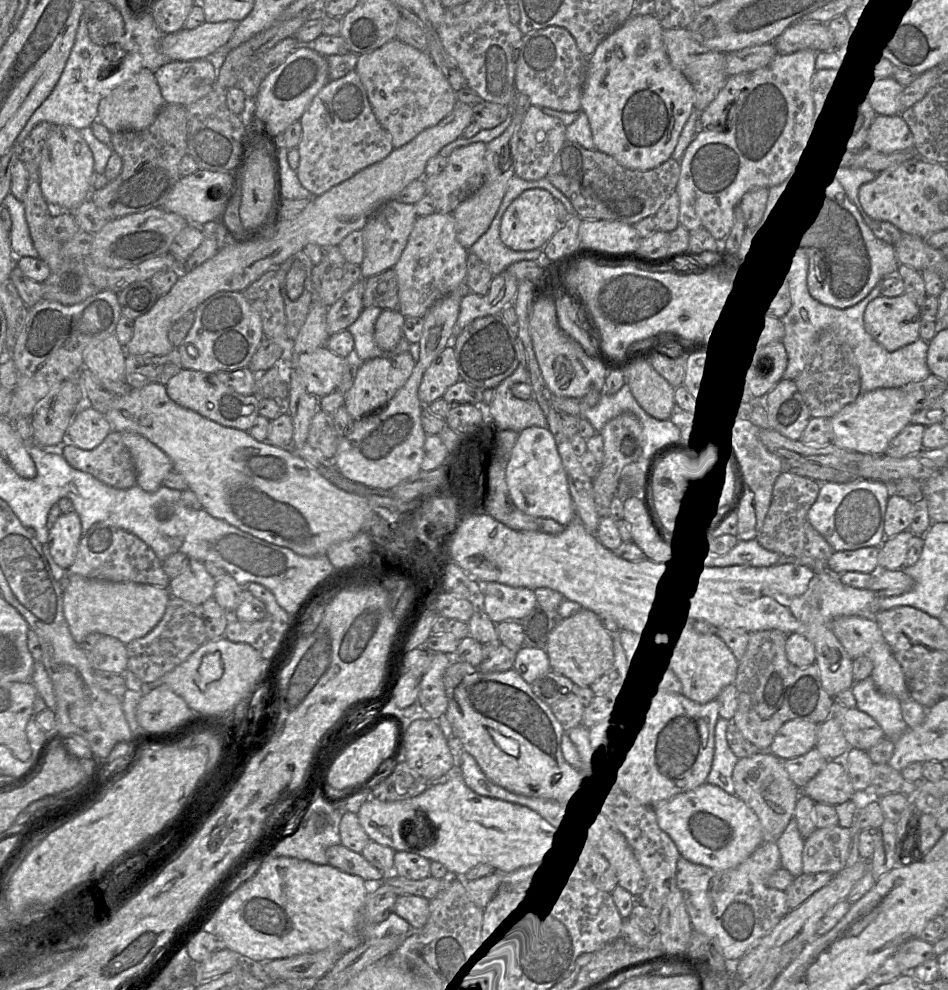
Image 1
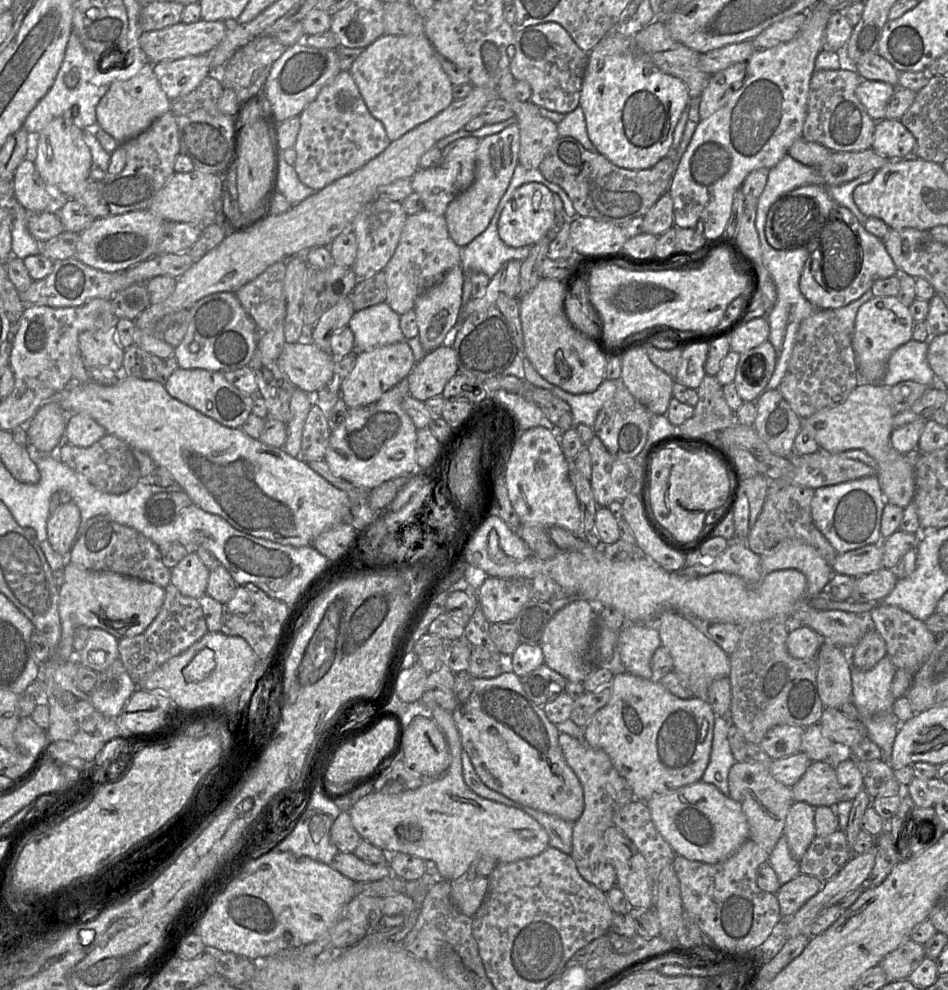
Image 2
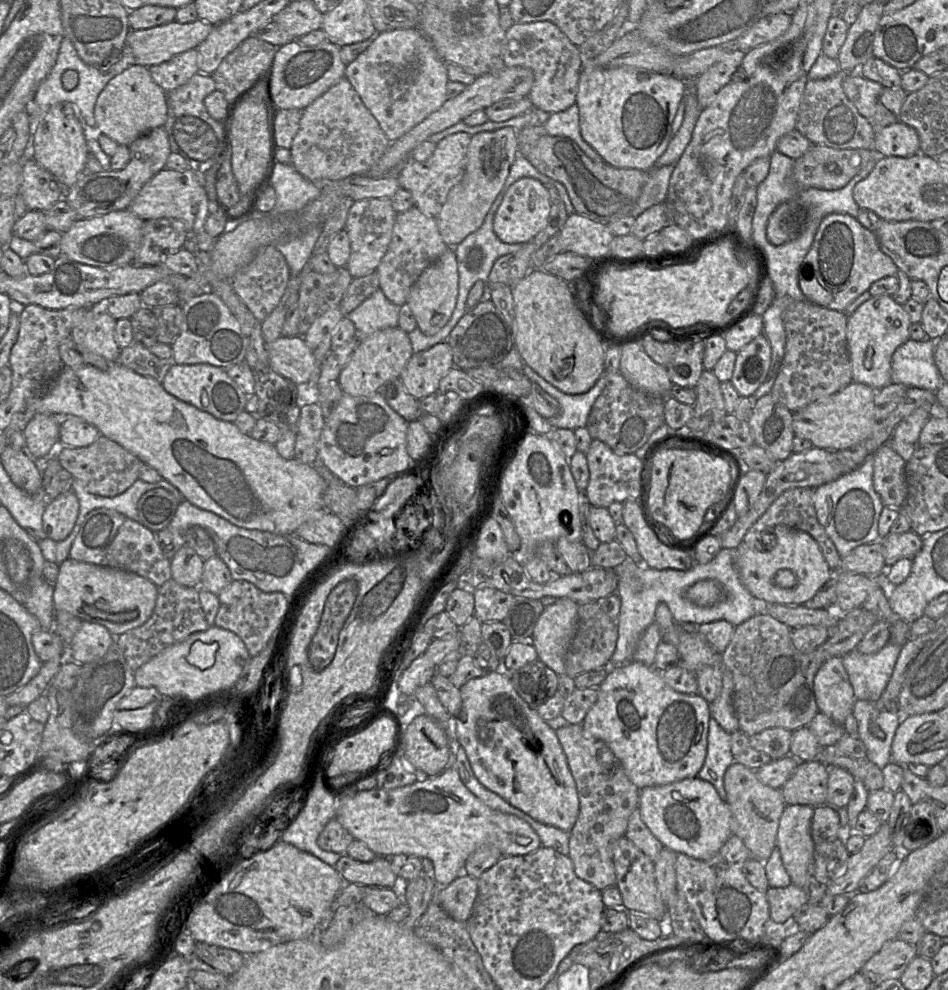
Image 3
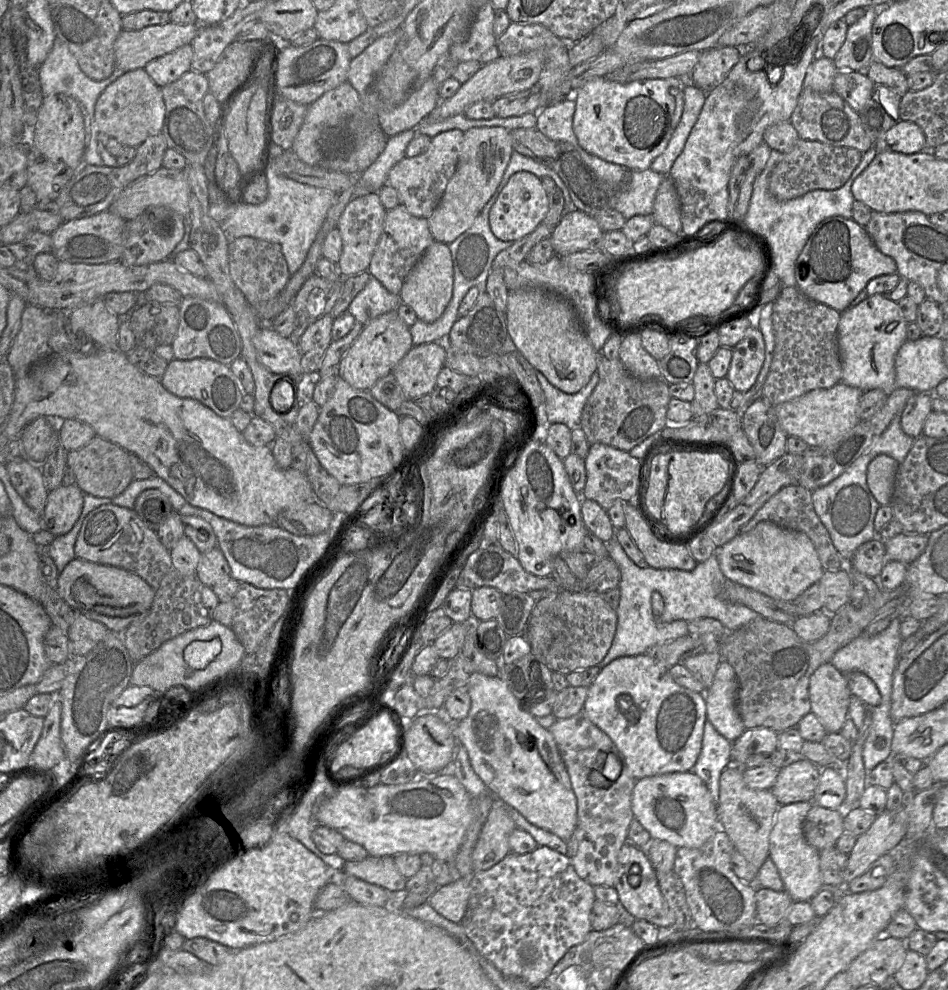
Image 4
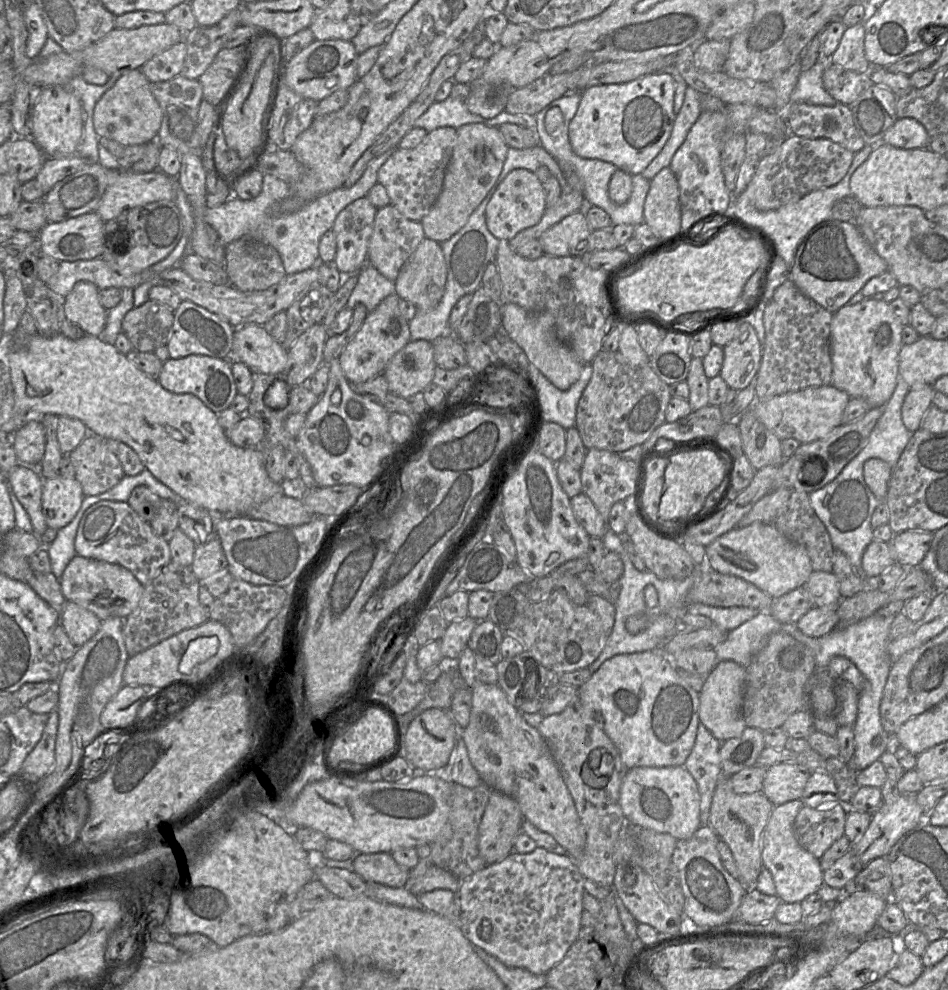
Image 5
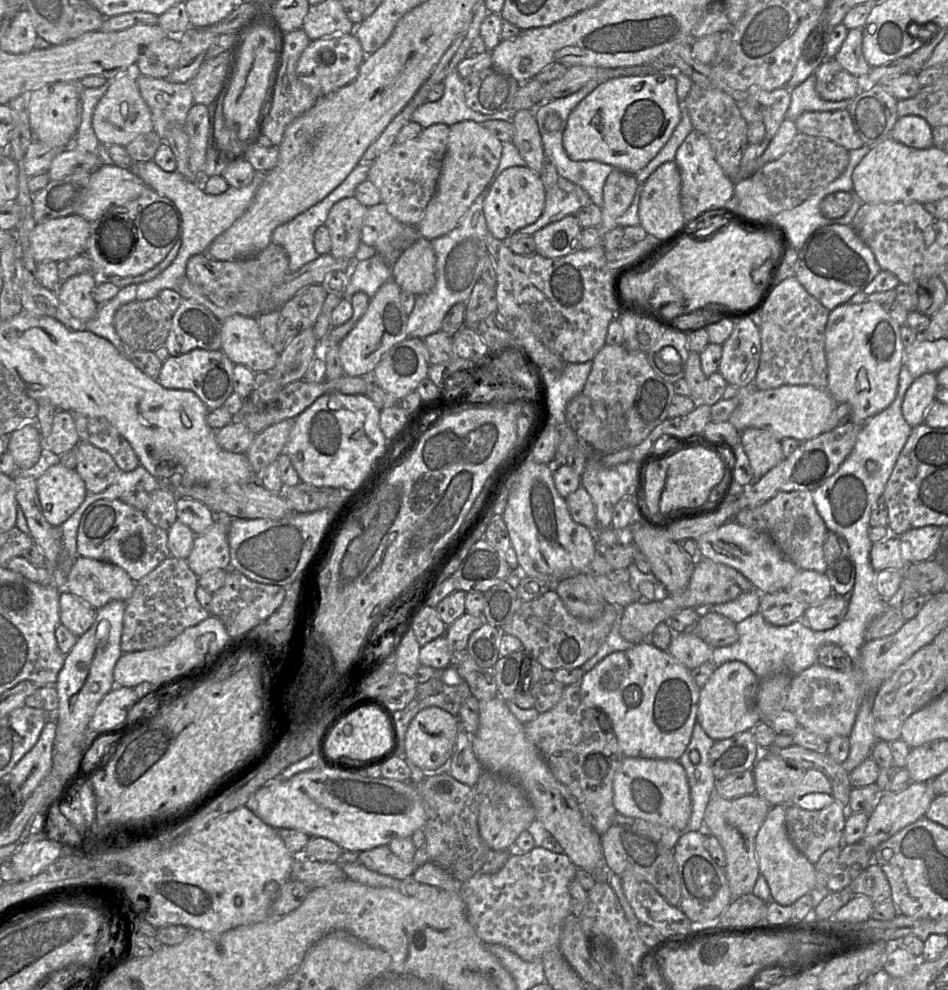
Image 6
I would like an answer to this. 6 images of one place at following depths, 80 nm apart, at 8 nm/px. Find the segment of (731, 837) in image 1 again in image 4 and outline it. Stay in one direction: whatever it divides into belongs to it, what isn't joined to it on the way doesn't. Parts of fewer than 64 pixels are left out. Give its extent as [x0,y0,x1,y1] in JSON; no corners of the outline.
[632,771,720,848]

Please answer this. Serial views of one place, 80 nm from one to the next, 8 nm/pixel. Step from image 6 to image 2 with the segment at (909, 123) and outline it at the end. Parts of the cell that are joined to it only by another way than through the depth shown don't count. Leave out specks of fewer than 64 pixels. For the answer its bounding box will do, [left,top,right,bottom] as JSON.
[871,120,916,160]

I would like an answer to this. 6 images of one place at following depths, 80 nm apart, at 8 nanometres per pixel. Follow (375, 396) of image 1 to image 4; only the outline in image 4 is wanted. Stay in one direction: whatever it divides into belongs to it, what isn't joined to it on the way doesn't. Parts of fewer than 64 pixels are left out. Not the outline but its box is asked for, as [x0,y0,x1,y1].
[338,310,413,390]

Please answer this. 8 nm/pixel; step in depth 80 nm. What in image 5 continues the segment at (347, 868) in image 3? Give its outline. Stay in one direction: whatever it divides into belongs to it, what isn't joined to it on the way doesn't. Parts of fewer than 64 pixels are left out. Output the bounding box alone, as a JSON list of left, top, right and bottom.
[352,853,409,888]

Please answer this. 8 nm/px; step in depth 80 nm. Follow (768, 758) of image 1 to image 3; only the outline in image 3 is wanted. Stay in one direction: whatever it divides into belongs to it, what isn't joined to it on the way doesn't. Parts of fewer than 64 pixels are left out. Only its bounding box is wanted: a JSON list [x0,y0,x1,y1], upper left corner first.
[724,762,786,862]

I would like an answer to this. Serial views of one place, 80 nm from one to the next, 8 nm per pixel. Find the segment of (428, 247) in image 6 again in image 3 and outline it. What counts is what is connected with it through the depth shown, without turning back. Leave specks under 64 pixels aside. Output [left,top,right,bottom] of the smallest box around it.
[407,247,458,335]

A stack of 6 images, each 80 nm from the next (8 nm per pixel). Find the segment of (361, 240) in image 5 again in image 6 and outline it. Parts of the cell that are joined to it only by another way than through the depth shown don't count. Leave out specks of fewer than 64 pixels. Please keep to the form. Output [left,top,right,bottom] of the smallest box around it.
[325,197,367,261]

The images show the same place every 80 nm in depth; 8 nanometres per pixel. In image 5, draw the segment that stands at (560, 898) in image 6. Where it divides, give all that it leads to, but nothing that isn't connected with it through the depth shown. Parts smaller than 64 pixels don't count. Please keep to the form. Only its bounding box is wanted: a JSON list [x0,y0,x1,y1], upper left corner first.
[457,847,585,974]

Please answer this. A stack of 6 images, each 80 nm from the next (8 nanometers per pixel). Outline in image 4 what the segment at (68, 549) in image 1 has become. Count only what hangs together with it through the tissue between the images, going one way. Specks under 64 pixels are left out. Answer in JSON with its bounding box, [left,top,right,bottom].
[43,483,83,536]

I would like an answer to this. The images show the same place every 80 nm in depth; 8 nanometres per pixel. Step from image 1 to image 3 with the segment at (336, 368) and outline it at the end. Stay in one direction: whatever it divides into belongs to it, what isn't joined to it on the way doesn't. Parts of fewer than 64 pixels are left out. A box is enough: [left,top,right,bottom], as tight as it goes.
[266,336,320,384]

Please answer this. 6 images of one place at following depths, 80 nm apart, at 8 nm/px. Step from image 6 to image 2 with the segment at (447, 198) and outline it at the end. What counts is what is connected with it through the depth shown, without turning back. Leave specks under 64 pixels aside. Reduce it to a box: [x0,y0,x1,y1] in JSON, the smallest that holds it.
[444,123,520,248]

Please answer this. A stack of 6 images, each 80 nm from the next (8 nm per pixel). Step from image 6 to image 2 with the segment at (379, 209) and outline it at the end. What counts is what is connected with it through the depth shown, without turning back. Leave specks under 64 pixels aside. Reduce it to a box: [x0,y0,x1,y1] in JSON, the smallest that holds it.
[384,211,462,316]

